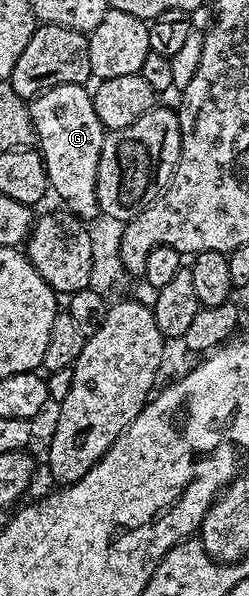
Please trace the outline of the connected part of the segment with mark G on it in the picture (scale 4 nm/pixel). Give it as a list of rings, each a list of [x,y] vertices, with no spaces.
[[[65,84],[52,86],[47,92],[42,92],[29,101],[30,120],[34,123],[37,151],[41,152],[42,160],[46,164],[46,179],[49,187],[60,194],[65,211],[71,212],[83,222],[90,222],[95,215],[99,215],[96,182],[98,181],[98,163],[100,150],[104,146],[107,129],[103,128],[100,118],[96,118],[94,97],[89,87],[81,84]]]

